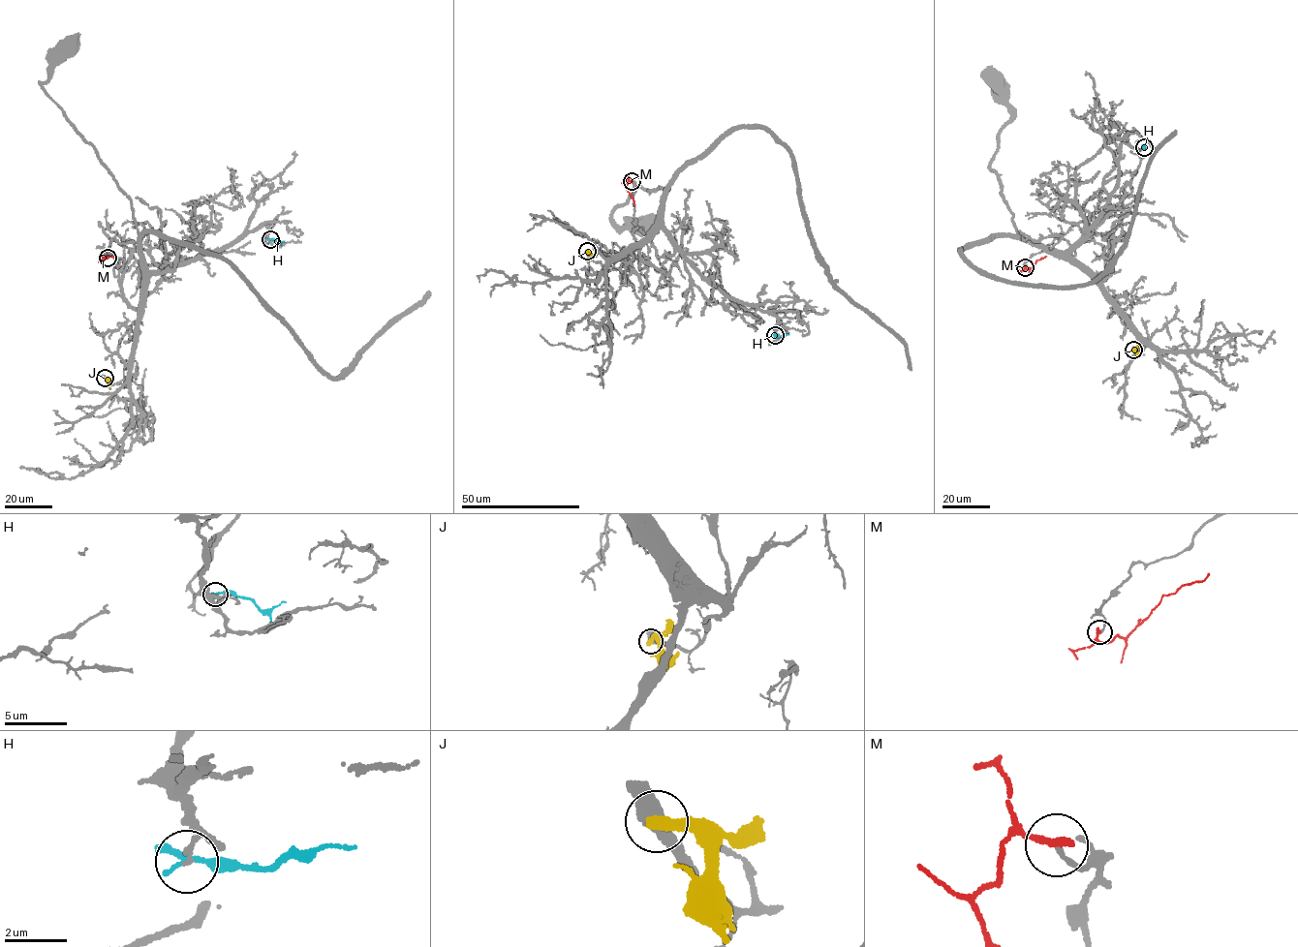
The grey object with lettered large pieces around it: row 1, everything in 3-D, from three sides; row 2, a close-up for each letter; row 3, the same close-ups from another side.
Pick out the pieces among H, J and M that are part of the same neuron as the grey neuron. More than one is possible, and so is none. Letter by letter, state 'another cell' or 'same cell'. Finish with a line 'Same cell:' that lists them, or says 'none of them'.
H: another cell
J: another cell
M: another cell
Same cell: none of them

